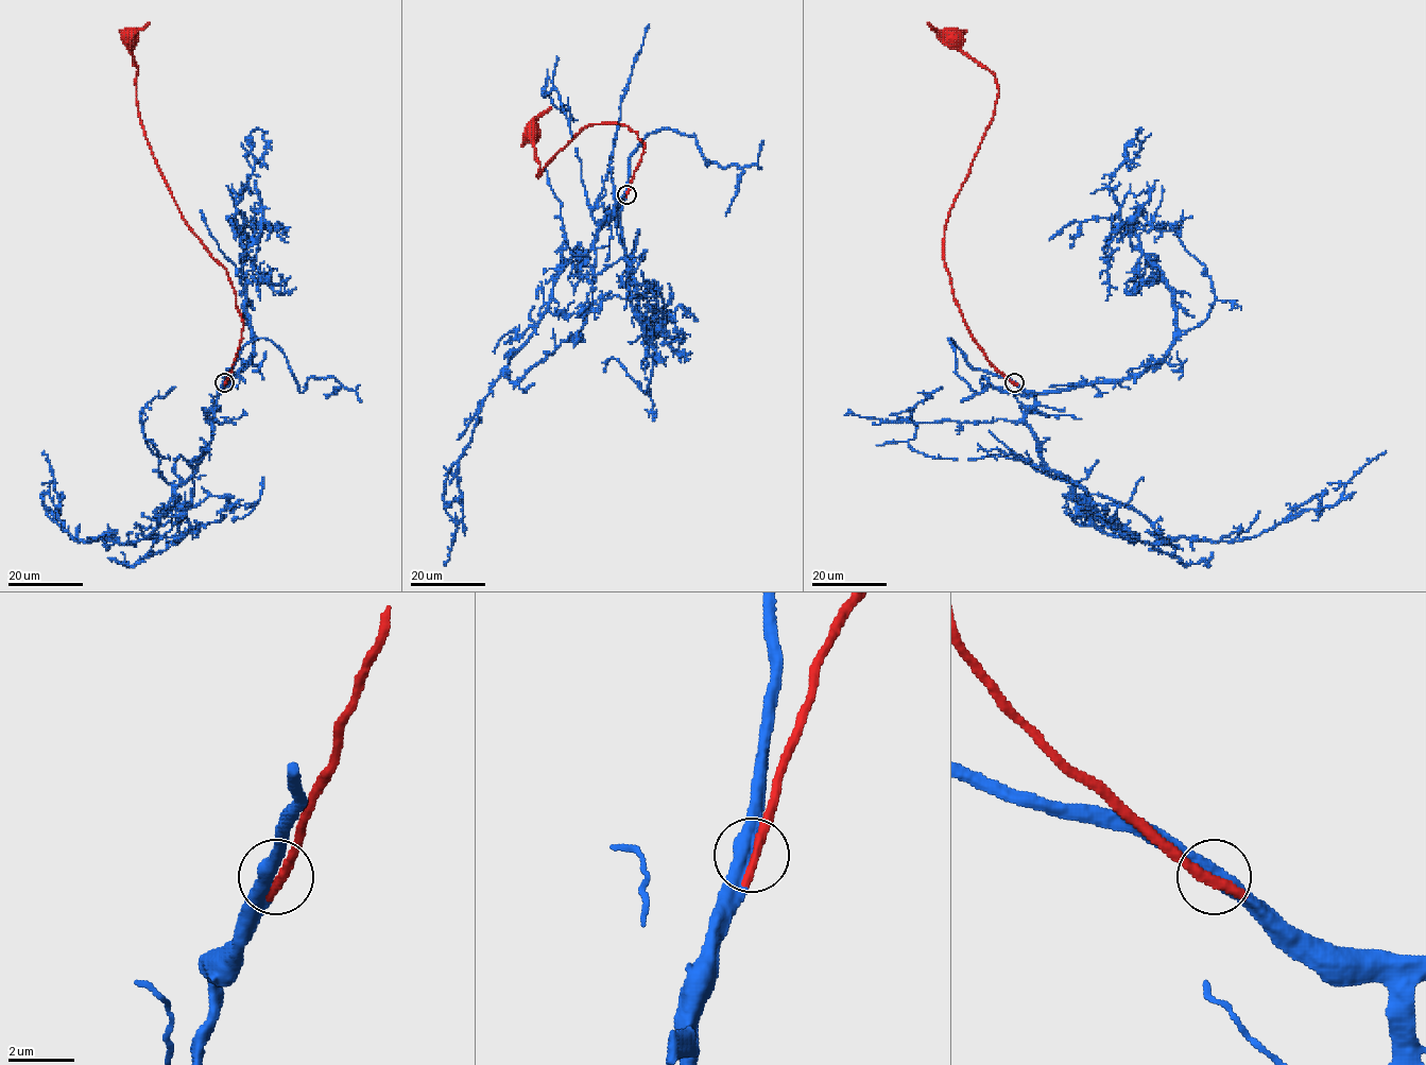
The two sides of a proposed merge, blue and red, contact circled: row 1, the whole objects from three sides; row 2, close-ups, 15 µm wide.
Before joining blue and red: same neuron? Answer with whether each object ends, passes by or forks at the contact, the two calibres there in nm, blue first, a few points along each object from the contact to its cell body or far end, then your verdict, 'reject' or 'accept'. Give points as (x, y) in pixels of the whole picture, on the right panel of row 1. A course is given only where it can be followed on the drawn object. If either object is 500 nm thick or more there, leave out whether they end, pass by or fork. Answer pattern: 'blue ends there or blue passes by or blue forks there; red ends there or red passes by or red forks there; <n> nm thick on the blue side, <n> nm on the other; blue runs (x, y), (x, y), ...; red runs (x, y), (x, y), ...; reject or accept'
blue passes by; red ends there; 480 nm thick on the blue side, 400 nm on the other; blue runs (1014, 382), (1079, 505), (1144, 543), (1258, 536), (1333, 507), (1386, 451); red runs (1014, 382), (992, 364), (972, 336), (943, 258), (947, 217), (993, 115), (998, 93), (995, 78), (951, 38); accept

